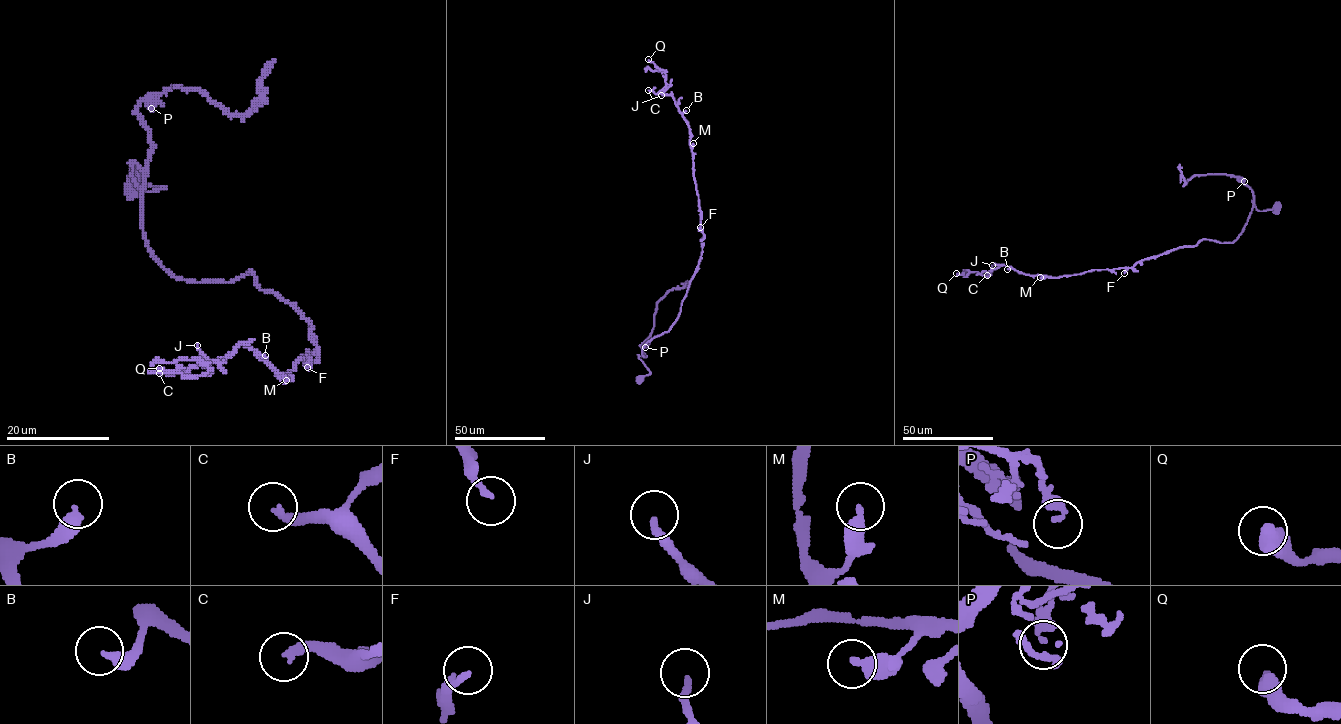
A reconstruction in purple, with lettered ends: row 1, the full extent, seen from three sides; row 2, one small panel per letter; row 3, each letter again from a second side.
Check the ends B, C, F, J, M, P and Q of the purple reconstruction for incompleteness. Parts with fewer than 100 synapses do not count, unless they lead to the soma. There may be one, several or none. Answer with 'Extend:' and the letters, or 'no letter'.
Extend: C, J

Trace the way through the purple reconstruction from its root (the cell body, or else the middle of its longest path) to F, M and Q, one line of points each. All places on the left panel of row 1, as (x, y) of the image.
F: (137, 186), (164, 188), (143, 191), (132, 163), (156, 259), (194, 281), (251, 271), (311, 324), (307, 367)
M: (137, 186), (164, 188), (132, 163), (173, 275), (251, 271), (311, 324), (286, 380)
Q: (137, 186), (164, 188), (132, 163), (165, 268), (251, 271), (316, 346), (285, 380), (245, 345), (159, 368)

